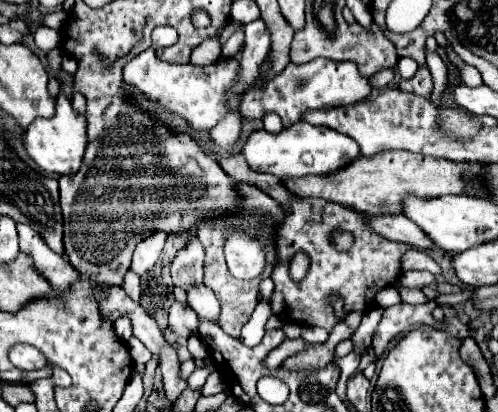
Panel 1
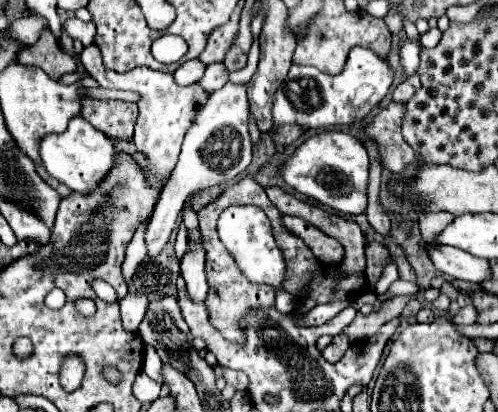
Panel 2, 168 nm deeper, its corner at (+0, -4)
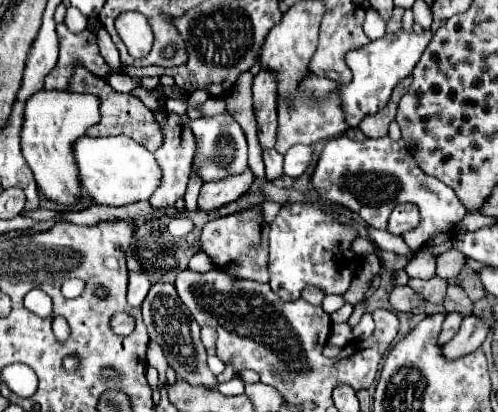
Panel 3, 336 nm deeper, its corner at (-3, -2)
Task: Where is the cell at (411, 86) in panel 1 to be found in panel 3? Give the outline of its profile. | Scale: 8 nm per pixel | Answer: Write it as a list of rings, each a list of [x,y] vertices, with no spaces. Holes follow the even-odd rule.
[[[407,76],[403,82],[399,82],[399,86],[395,86],[395,90],[393,90],[393,94],[391,94],[391,98],[389,98],[389,102],[387,102],[387,106],[383,110],[379,110],[373,116],[367,116],[359,124],[359,128],[363,130],[365,136],[369,136],[369,138],[383,138],[383,136],[387,136],[389,122],[395,118],[397,104],[403,98],[403,94],[409,90],[409,86],[411,86],[411,76]]]

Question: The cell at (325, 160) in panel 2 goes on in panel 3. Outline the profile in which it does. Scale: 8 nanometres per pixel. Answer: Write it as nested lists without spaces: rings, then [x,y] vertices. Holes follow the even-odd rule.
[[[347,136],[327,140],[311,174],[311,184],[323,200],[349,208],[351,212],[359,214],[371,228],[377,230],[387,230],[389,214],[397,204],[417,204],[421,212],[419,226],[403,234],[405,244],[413,252],[417,252],[425,242],[429,242],[435,236],[435,232],[453,226],[467,214],[457,194],[447,184],[427,176],[417,166],[415,158],[411,158],[411,152],[401,148],[389,136],[377,140],[369,138],[365,142],[355,142]]]

